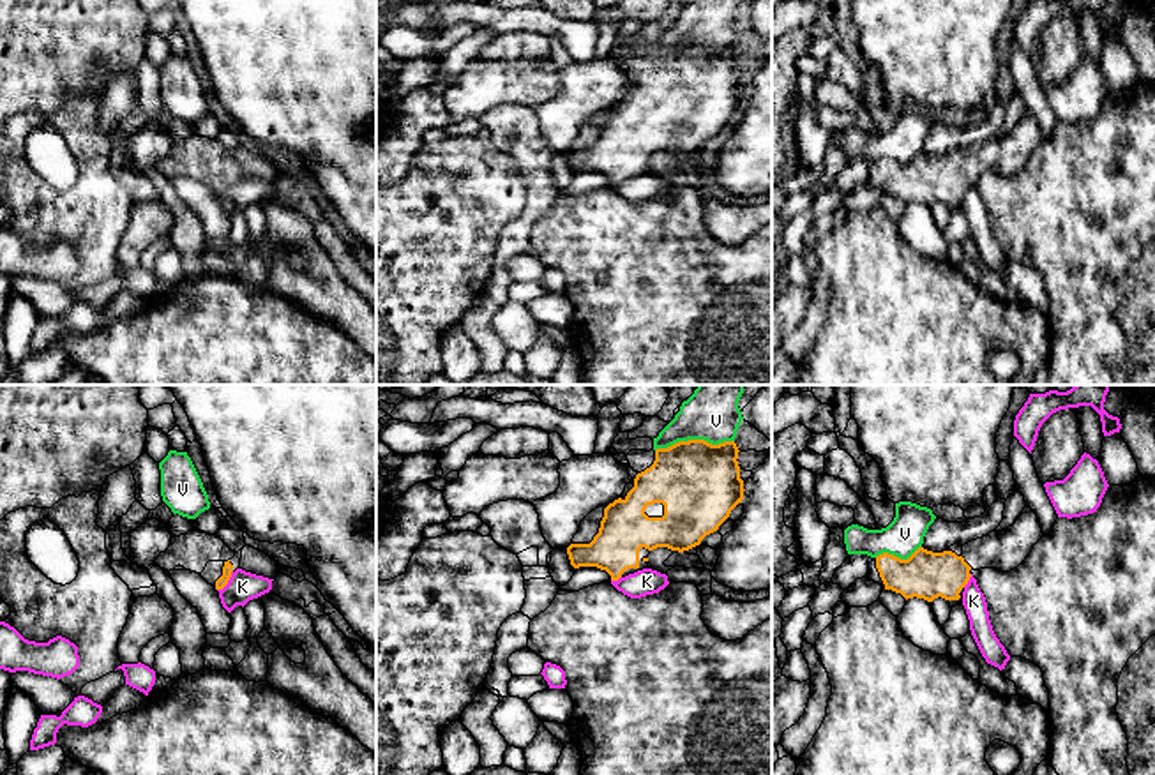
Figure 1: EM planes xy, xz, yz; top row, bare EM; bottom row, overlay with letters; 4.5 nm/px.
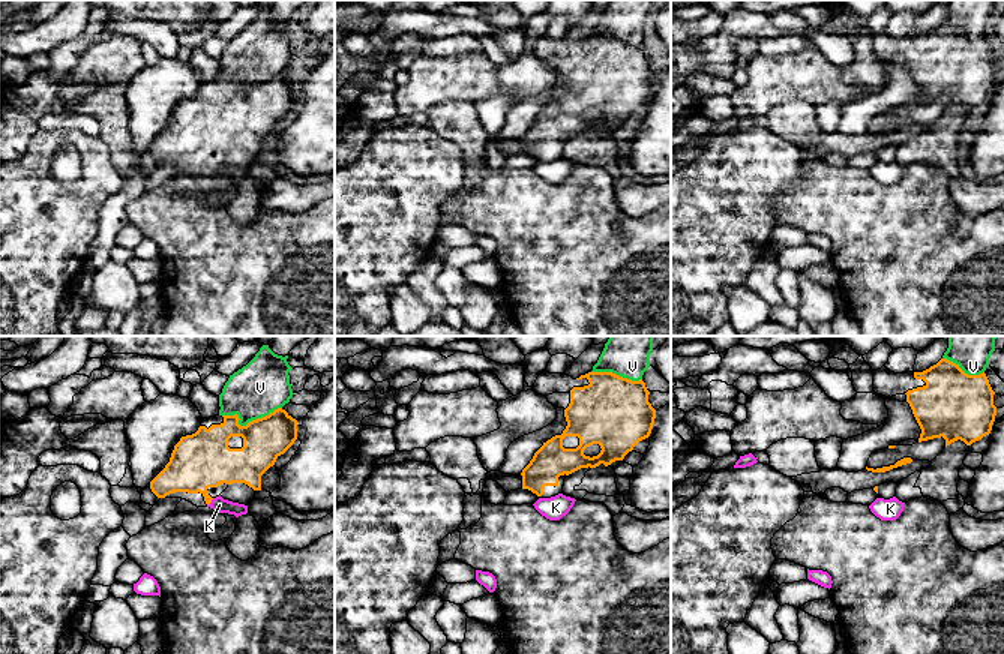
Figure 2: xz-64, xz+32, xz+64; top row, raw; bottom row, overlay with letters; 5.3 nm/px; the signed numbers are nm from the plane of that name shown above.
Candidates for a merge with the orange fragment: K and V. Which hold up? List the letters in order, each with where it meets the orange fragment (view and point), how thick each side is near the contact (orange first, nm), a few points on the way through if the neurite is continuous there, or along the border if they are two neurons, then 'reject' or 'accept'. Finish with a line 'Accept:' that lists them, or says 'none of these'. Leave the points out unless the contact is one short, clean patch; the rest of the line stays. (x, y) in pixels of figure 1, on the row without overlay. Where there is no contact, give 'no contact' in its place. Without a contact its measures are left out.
K: meets orange in xy at (226, 186); 50 nm thick on the orange side, 140 nm on the other; border along xy (232, 175), (232, 180), (218, 195); reject
V: meets orange in xz at (694, 45); 380 nm thick on the orange side, 220 nm on the other; reject
Accept: none of these

